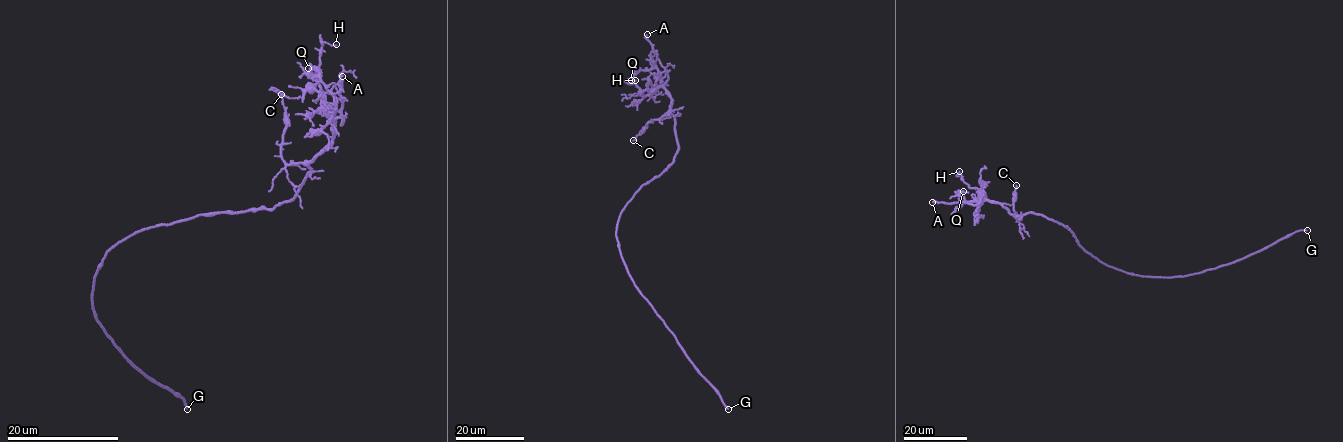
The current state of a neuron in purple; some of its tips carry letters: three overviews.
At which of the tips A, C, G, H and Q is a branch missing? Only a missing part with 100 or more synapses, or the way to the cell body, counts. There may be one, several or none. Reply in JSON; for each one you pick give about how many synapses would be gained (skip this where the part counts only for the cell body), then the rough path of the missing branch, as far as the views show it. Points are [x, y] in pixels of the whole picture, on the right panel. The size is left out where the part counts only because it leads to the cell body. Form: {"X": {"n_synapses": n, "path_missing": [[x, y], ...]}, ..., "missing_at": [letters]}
{"G": {"n_synapses": 140, "path_missing": [[1307, 230], [1316, 229], [1323, 221], [1327, 204], [1323, 143], [1314, 129], [1313, 110]]}, "missing_at": ["A", "G"]}

